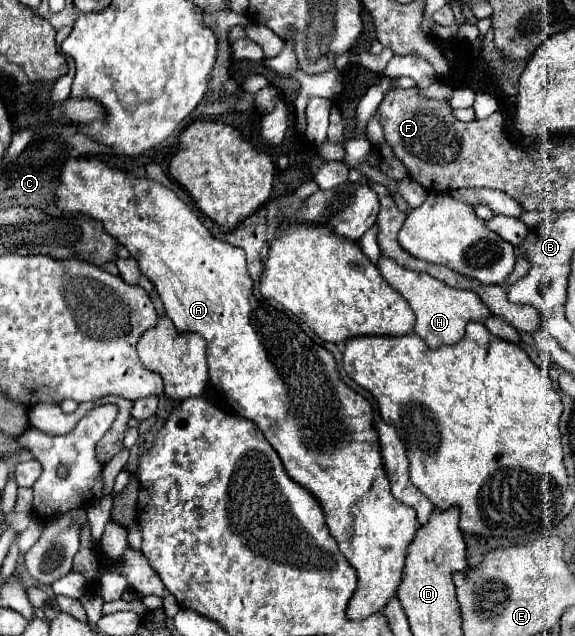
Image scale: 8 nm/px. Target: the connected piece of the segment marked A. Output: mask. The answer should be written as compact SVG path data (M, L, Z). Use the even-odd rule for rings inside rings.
M69 157L61 165L53 197L61 211L83 213L101 221L105 231L129 249L141 271L151 279L165 305L165 313L175 327L179 331L195 331L205 337L211 383L225 395L237 415L255 421L279 453L287 475L319 499L331 535L357 571L359 583L349 603L347 617L363 619L381 611L397 591L405 549L419 523L413 509L401 505L391 495L379 437L373 427L373 407L365 397L341 381L333 355L325 347L317 345L291 317L285 313L269 313L253 297L245 253L239 247L215 239L199 217L165 185L111 169L101 159Z

